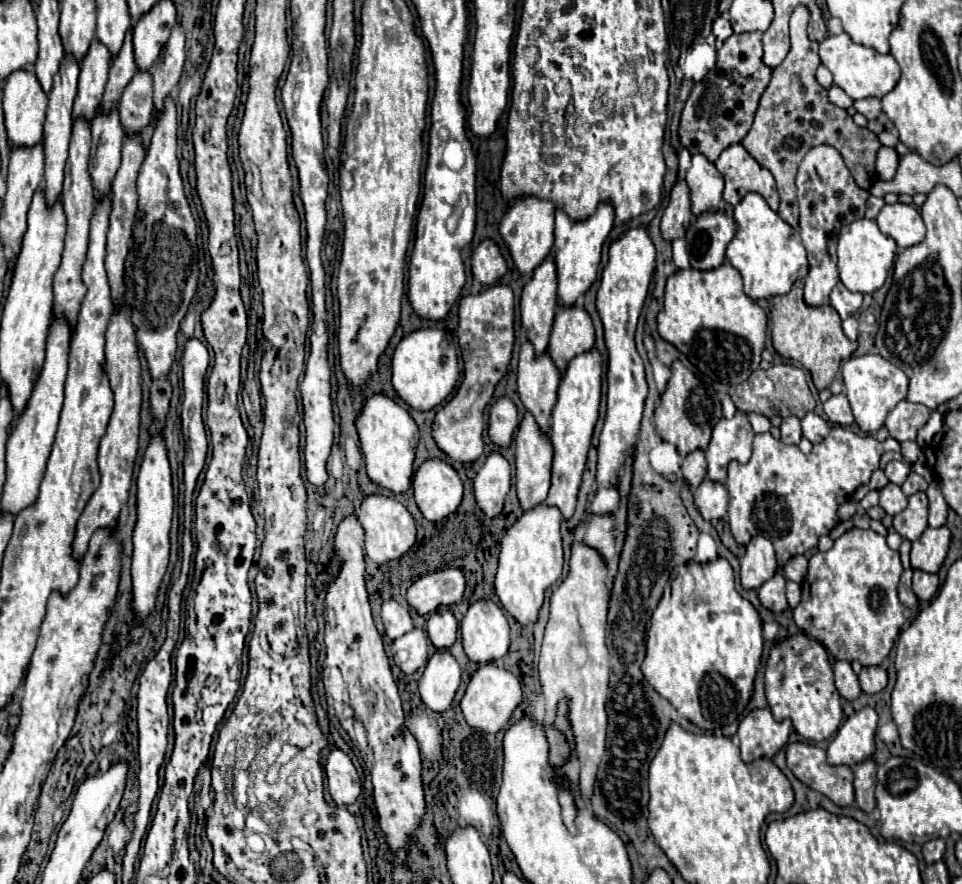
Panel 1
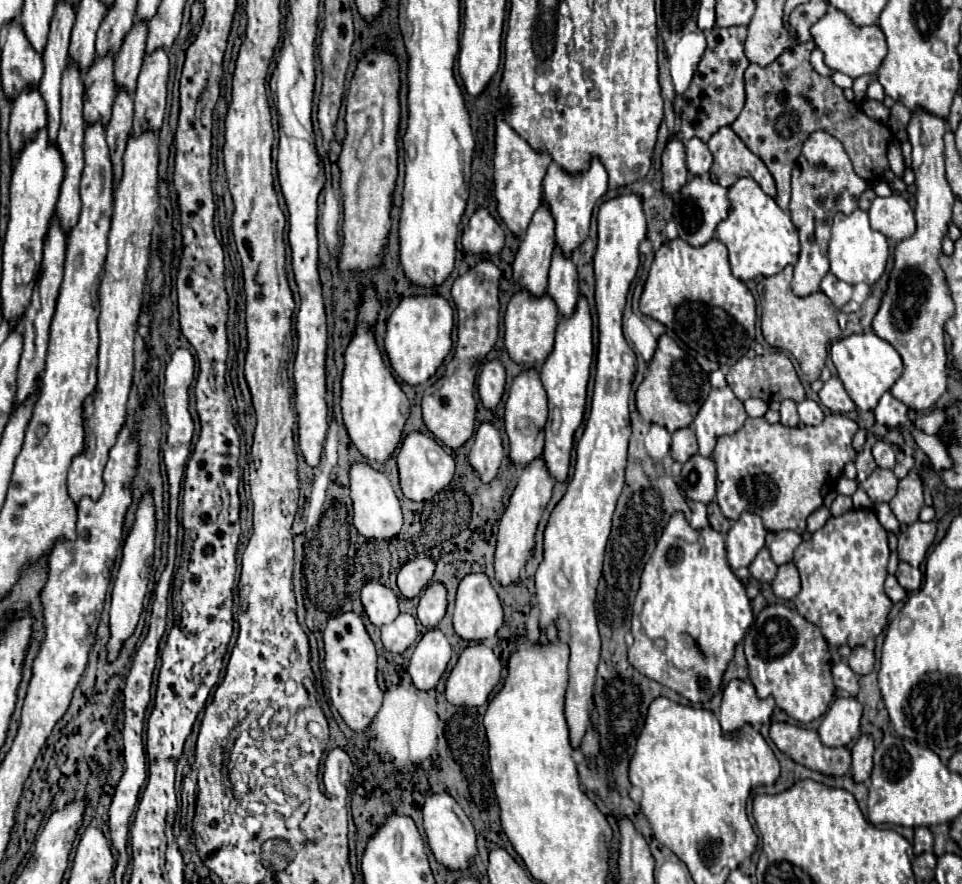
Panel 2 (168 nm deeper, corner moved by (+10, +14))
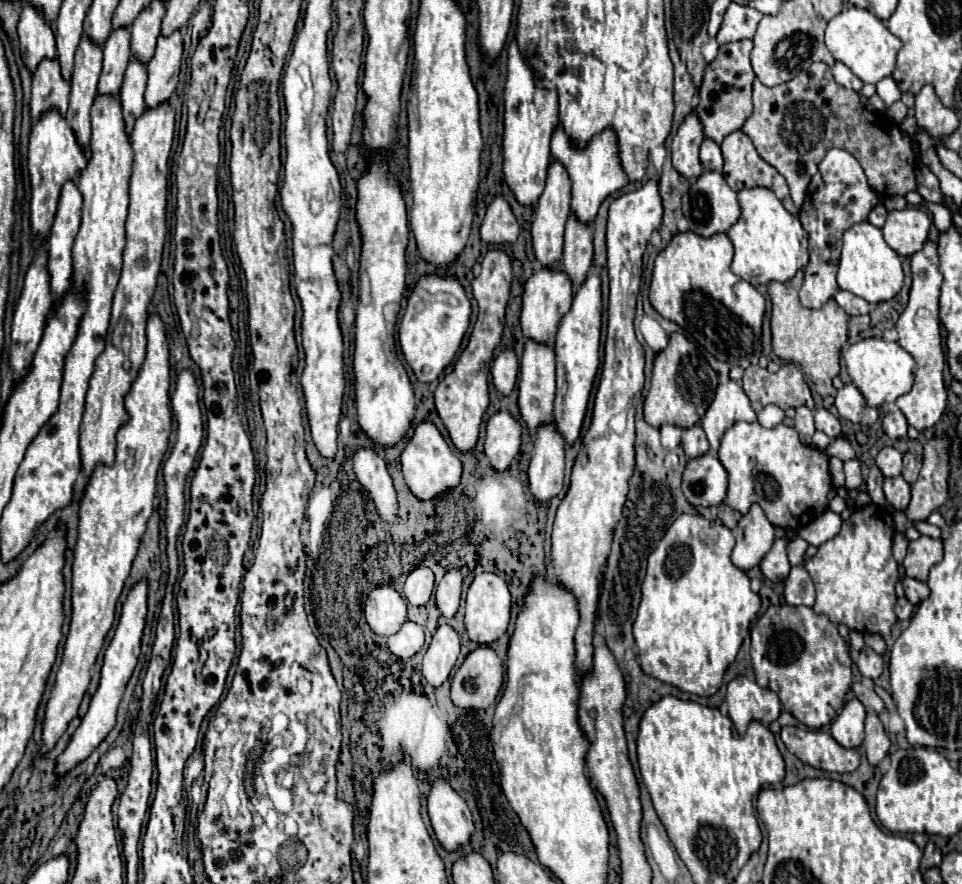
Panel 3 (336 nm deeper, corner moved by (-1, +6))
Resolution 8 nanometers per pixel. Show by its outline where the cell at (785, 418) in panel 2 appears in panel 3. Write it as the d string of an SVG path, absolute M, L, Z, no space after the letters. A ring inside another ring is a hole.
M800 406L800 408L796 410L796 418L794 418L794 422L796 422L796 432L800 434L802 444L808 444L808 446L810 446L810 444L812 444L812 434L816 432L812 410Z

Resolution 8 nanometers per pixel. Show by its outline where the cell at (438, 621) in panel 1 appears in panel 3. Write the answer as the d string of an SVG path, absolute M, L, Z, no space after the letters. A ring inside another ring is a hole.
M450 568L436 586L436 604L444 618L452 618L458 610L462 594L462 574L458 568Z

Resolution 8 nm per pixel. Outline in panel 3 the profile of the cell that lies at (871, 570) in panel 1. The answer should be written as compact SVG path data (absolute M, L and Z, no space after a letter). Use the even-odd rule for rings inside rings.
M866 504L862 508L856 508L848 520L842 522L842 530L824 542L818 548L818 554L810 560L806 560L804 568L808 570L810 578L814 580L816 586L816 604L814 612L826 614L832 624L846 624L850 630L858 632L878 632L884 638L890 636L890 626L896 622L894 614L894 604L896 604L896 594L894 594L894 584L898 582L898 564L892 558L892 538L894 538L894 520L892 514L878 506L878 504Z

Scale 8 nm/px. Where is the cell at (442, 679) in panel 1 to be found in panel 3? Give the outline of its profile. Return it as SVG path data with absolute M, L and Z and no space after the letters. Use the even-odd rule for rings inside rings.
M440 624L432 636L432 642L424 654L422 674L432 686L440 686L456 664L460 654L460 638L450 624Z

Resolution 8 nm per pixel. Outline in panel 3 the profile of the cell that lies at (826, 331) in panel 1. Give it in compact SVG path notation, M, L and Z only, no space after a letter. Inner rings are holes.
M798 272L788 282L770 282L768 294L772 298L772 348L774 354L786 362L798 364L816 388L824 396L836 396L832 378L840 372L840 348L846 342L850 316L830 298L820 310L804 308L798 300L798 290L802 286L802 272Z

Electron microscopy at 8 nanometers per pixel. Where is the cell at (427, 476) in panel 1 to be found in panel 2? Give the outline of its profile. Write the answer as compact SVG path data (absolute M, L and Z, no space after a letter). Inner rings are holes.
M411 432L397 454L397 466L401 476L401 490L403 494L413 502L425 502L431 500L439 490L443 490L455 472L453 456L447 454L431 436L425 436L421 432Z

